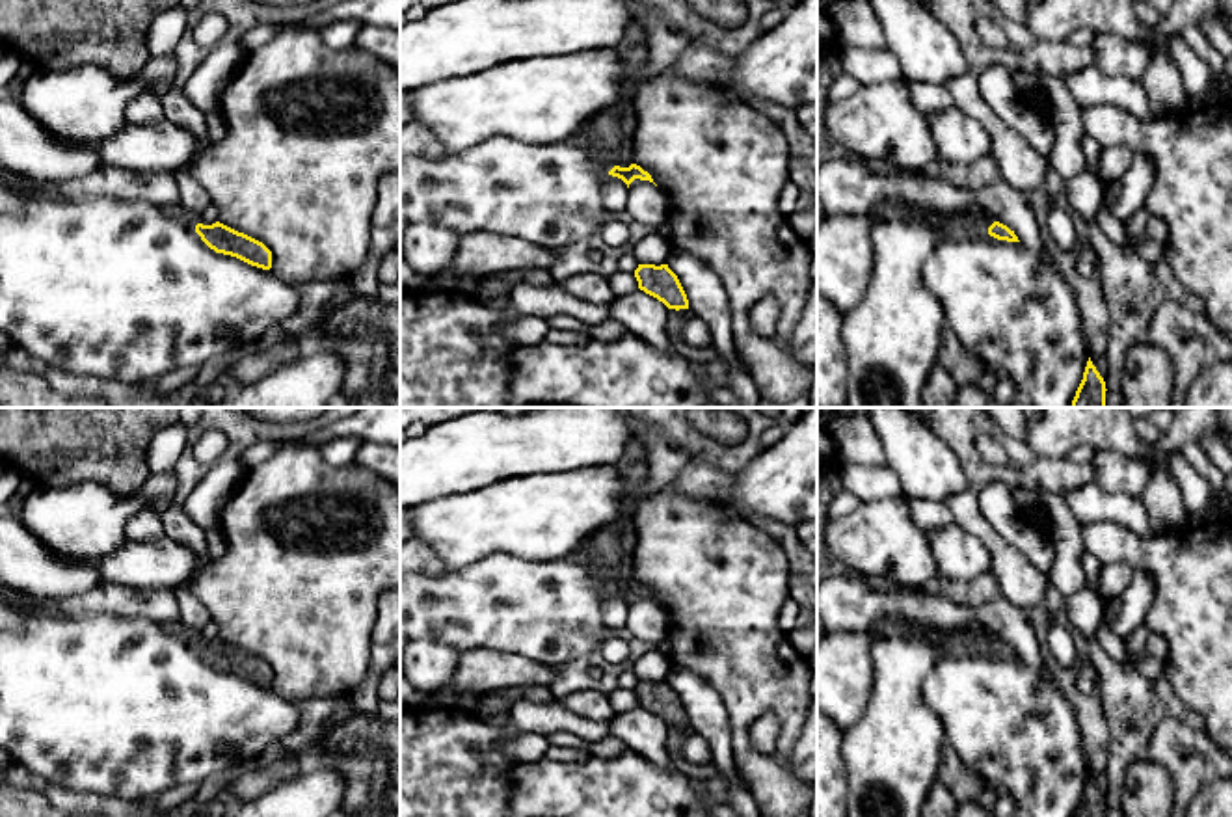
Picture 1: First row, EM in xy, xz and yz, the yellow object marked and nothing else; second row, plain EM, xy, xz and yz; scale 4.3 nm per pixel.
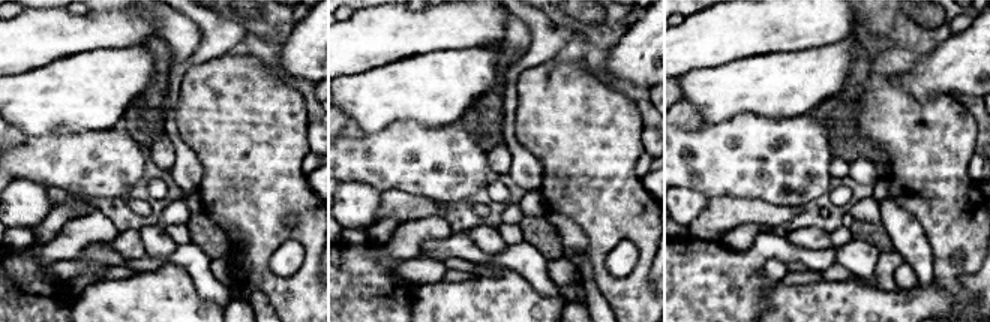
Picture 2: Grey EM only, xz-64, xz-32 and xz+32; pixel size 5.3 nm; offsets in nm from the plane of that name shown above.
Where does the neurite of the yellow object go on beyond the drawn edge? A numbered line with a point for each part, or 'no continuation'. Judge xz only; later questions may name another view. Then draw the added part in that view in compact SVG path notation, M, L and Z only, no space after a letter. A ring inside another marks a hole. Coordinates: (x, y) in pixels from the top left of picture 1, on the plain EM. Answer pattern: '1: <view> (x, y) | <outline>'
1: xz (602, 551) | M618 523L596 530L571 553L605 590L616 583L622 555Z

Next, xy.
1: xy (177, 629) | M181 620L162 623L162 629L169 633L171 636L192 646L195 646L195 642L199 640L197 633L188 629Z

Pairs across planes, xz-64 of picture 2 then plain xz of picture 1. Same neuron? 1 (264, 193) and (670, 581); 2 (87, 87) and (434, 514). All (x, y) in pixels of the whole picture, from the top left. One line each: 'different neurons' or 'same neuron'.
1: same neuron
2: same neuron

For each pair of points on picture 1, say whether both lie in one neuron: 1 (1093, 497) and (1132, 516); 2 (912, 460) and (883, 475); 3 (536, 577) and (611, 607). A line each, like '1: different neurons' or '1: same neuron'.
1: same neuron
2: different neurons
3: different neurons

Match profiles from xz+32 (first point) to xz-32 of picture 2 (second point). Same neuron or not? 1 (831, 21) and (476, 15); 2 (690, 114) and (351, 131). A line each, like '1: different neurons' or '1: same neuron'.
1: same neuron
2: same neuron

